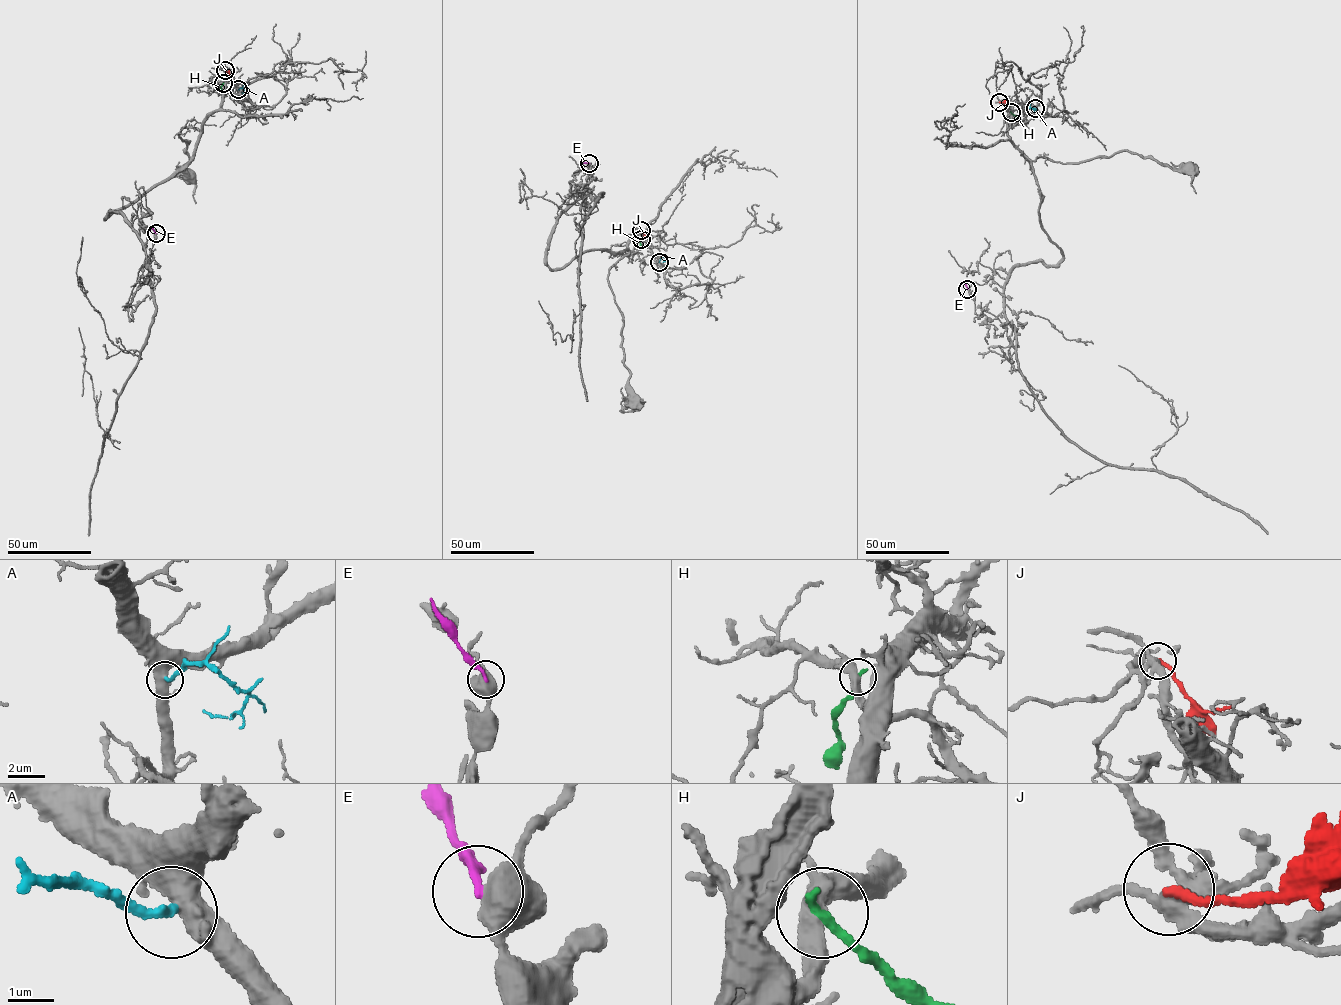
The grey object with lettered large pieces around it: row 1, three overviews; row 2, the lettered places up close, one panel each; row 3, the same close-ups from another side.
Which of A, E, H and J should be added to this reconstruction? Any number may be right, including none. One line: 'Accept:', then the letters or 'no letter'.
Accept: A

